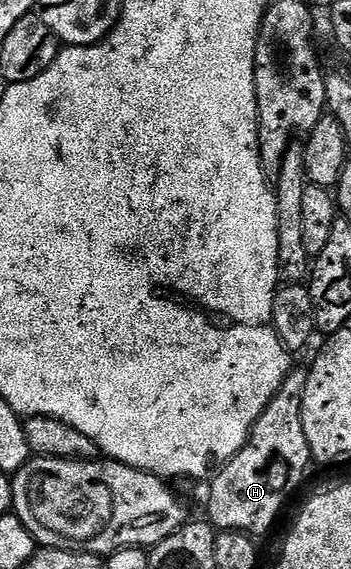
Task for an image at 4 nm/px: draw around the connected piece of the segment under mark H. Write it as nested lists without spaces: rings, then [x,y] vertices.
[[[291,370],[276,397],[272,397],[264,413],[254,422],[246,444],[213,476],[208,519],[218,531],[268,530],[277,521],[290,491],[301,485],[306,470],[312,467],[302,420],[305,384],[306,371]]]

